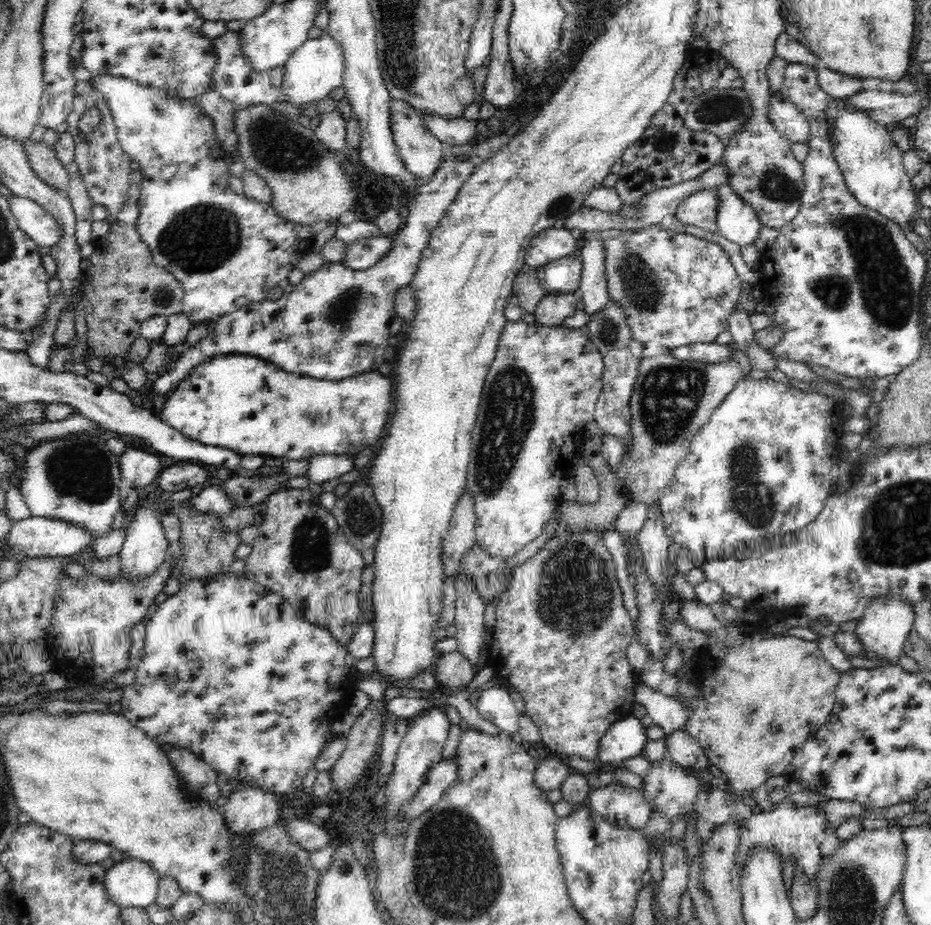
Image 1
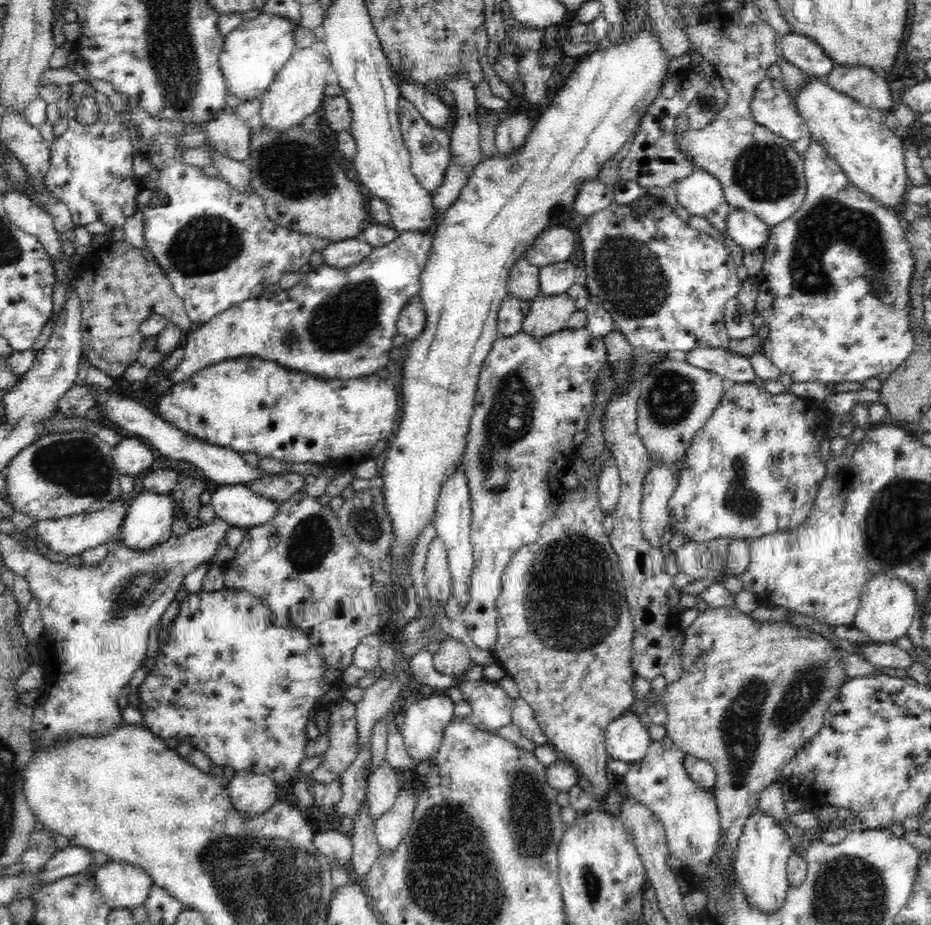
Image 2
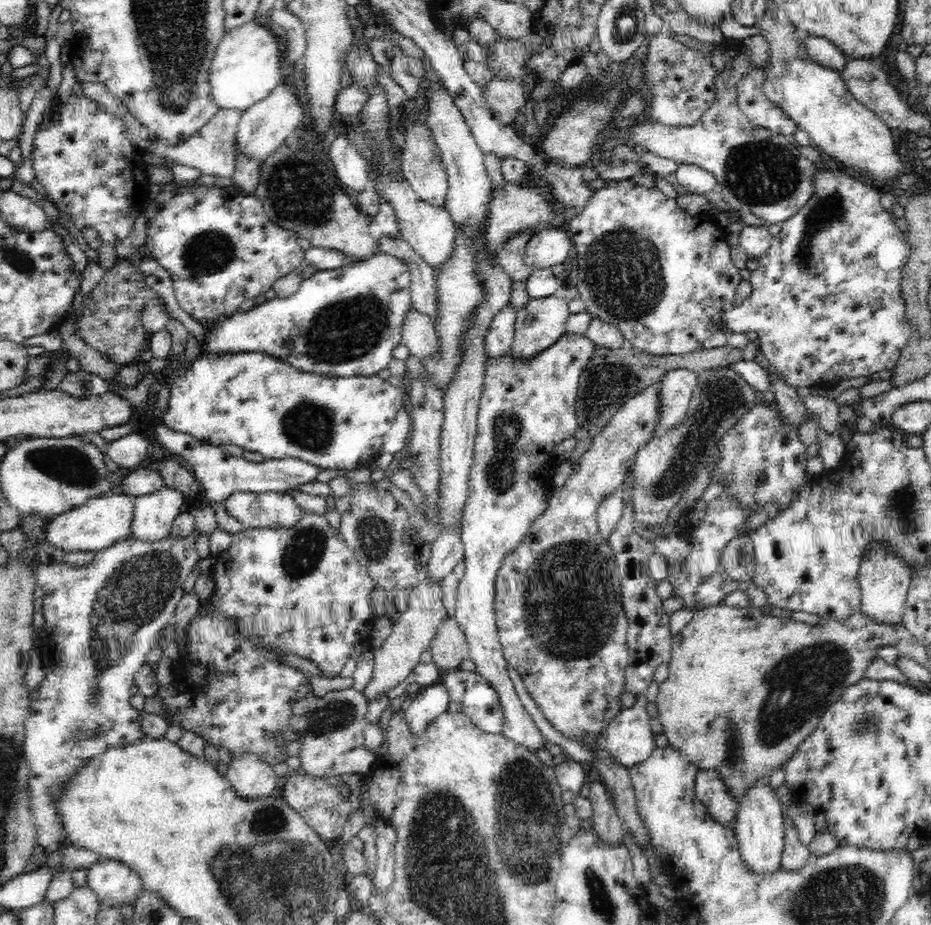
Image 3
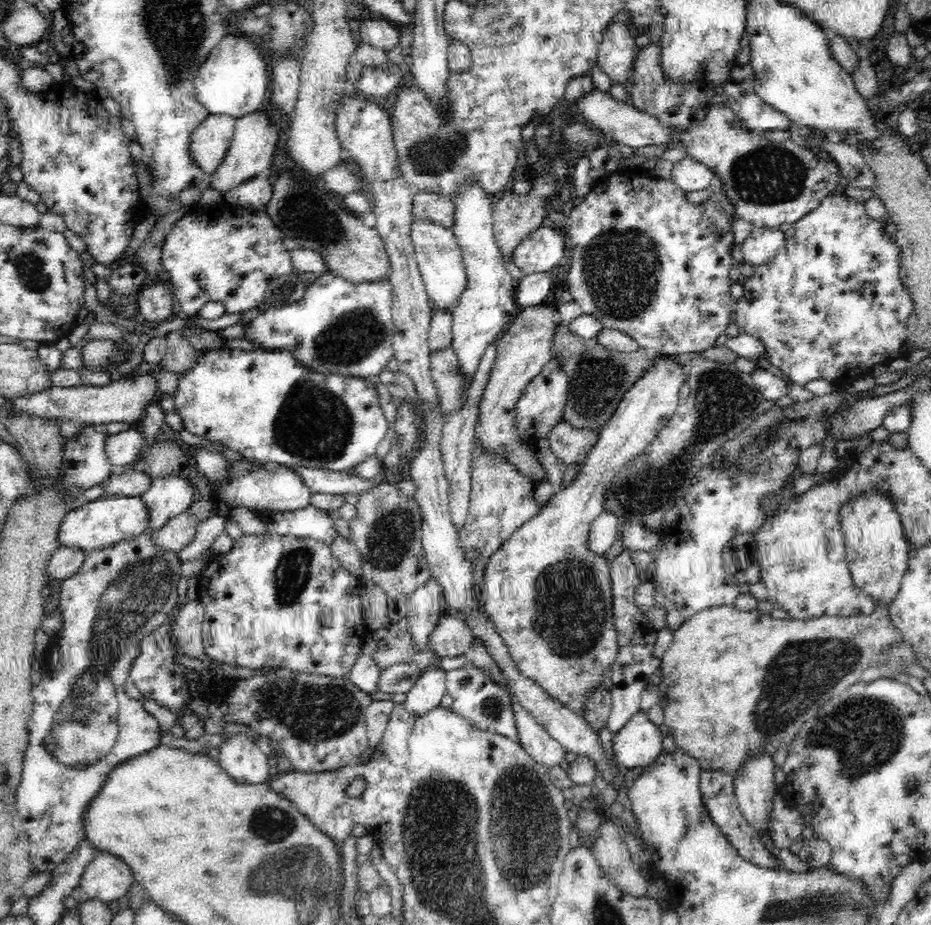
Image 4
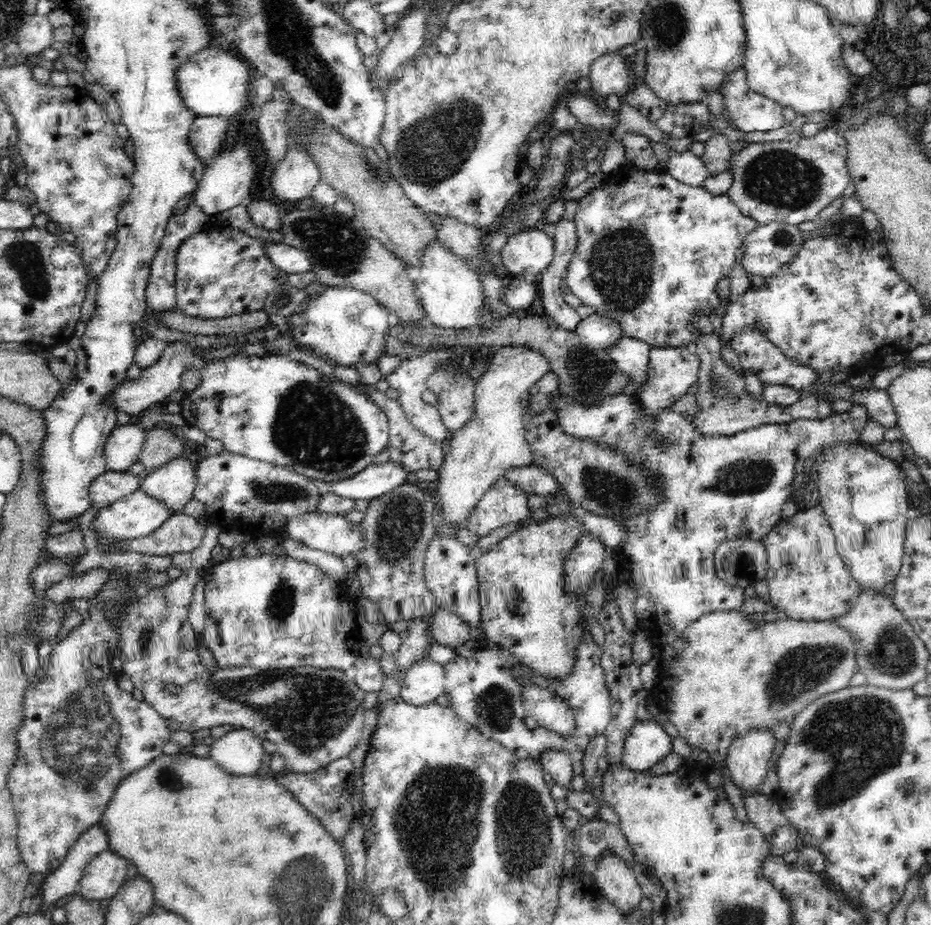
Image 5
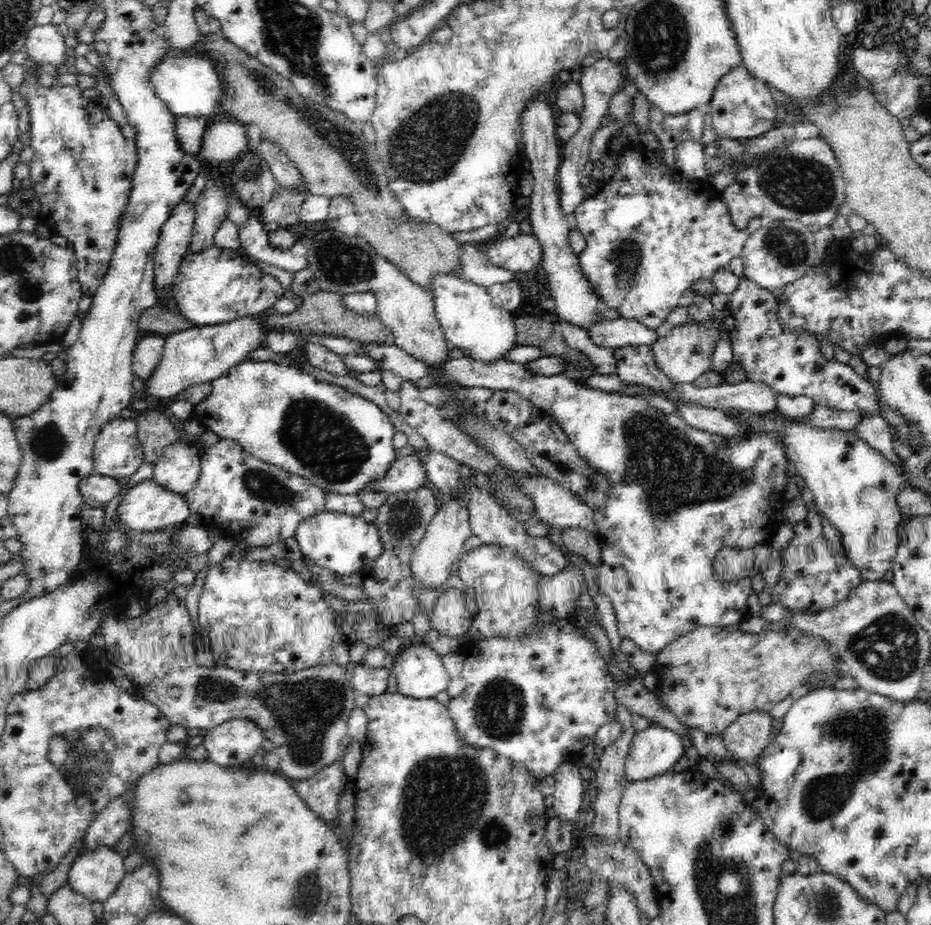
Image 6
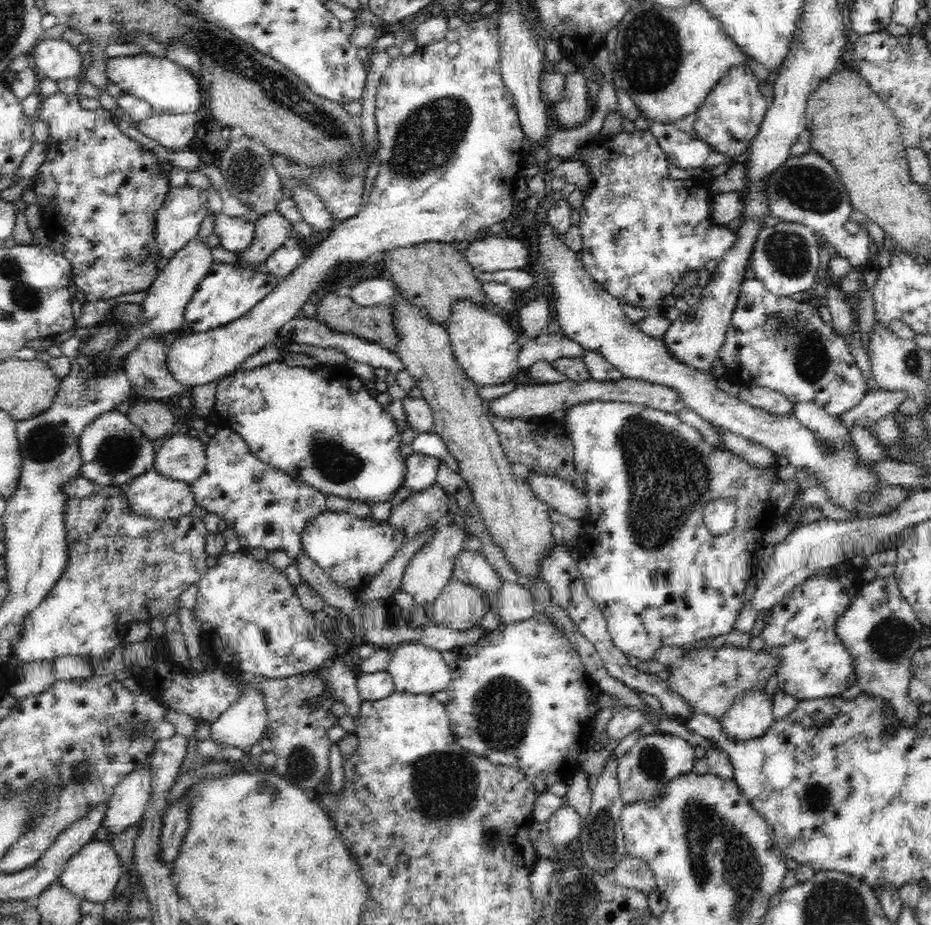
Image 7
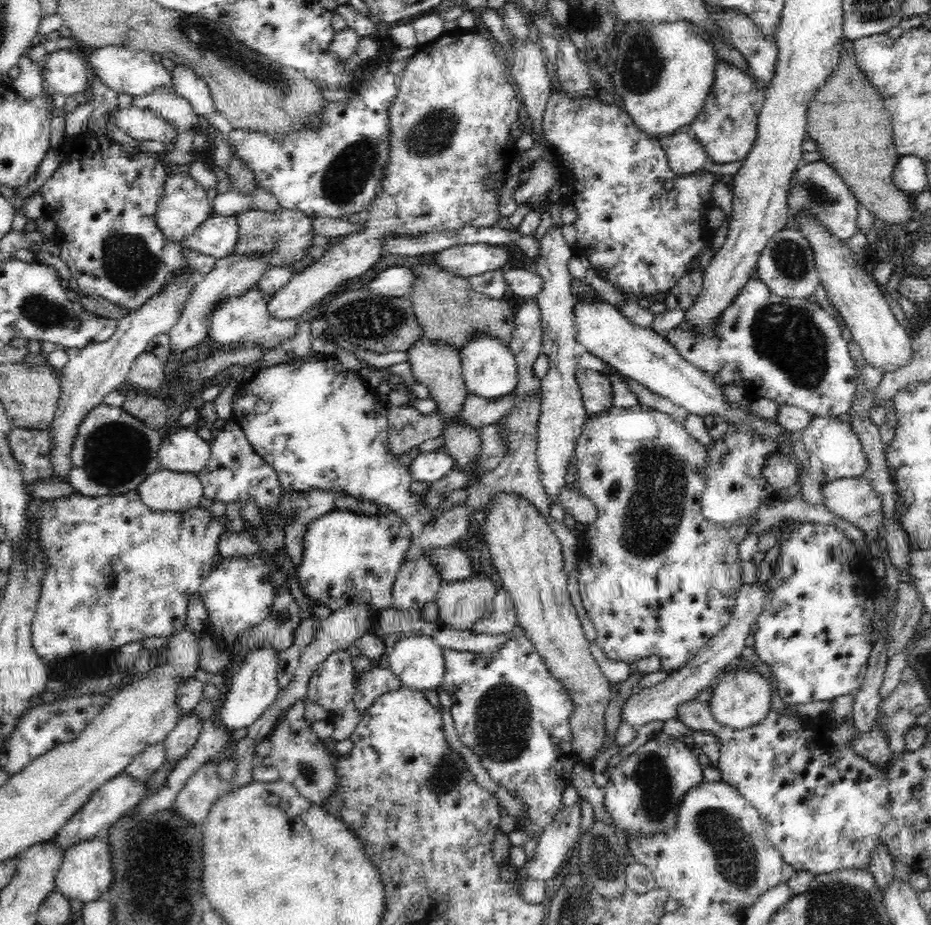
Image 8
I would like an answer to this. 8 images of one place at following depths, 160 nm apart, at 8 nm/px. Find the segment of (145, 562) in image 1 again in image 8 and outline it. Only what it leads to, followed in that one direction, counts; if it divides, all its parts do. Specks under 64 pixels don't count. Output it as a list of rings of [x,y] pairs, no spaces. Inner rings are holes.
[[[180,427],[168,438],[163,438],[159,450],[159,468],[172,471],[202,470],[211,453],[211,443],[202,439],[197,428]]]

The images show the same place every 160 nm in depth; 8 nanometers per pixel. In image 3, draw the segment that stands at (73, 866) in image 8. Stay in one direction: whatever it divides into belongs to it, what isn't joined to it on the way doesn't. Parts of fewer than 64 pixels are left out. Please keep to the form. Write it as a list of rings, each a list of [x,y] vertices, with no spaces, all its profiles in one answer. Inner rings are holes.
[[[100,858],[87,867],[87,885],[102,905],[121,907],[137,900],[142,879],[126,863]]]

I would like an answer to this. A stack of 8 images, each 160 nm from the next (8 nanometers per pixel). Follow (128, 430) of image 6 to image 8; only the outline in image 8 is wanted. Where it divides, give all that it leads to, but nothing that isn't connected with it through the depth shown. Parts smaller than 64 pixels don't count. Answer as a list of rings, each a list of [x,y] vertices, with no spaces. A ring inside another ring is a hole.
[[[106,403],[87,411],[71,450],[71,469],[67,480],[74,492],[87,497],[126,494],[137,489],[146,477],[159,469],[160,432],[141,419],[128,414],[123,407]]]

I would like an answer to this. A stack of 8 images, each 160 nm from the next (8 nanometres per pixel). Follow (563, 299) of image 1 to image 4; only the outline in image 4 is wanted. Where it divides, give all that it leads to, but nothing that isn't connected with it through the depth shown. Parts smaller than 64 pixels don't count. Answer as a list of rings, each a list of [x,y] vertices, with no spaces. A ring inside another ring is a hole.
[[[551,299],[543,305],[520,308],[520,312],[511,320],[499,337],[498,350],[491,366],[487,382],[483,386],[478,422],[474,430],[474,445],[479,452],[495,458],[495,462],[511,464],[518,472],[529,476],[533,481],[546,481],[546,470],[534,457],[532,448],[524,443],[517,434],[516,416],[517,402],[526,385],[537,377],[544,365],[553,357],[552,340],[554,332],[560,326],[554,316],[557,303]]]

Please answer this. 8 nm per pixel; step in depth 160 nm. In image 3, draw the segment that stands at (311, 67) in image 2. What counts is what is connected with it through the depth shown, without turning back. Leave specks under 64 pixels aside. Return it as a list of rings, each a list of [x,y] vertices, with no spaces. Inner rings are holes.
[[[282,81],[268,98],[264,98],[262,102],[254,104],[249,110],[246,110],[239,119],[235,148],[241,156],[249,158],[250,161],[258,162],[259,165],[266,161],[266,156],[272,154],[282,143],[286,137],[302,126],[305,120],[306,110],[302,109],[302,100],[294,91],[290,84]]]

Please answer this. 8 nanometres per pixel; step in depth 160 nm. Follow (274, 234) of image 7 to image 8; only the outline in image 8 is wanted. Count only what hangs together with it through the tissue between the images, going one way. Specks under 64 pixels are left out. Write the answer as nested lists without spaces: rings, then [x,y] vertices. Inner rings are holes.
[[[227,256],[217,259],[211,272],[203,276],[194,288],[190,289],[190,296],[184,302],[184,308],[180,312],[178,320],[174,326],[168,330],[172,350],[174,352],[186,352],[192,348],[198,348],[208,340],[210,319],[217,312],[222,302],[238,298],[254,286],[263,275],[265,268],[265,258],[255,258],[255,256]]]

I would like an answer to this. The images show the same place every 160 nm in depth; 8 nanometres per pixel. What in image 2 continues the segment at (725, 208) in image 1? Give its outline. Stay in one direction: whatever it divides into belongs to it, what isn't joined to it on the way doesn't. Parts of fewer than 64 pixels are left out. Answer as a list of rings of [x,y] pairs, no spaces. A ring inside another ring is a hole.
[[[732,208],[726,221],[726,235],[744,251],[760,251],[769,238],[768,225],[754,213]]]

